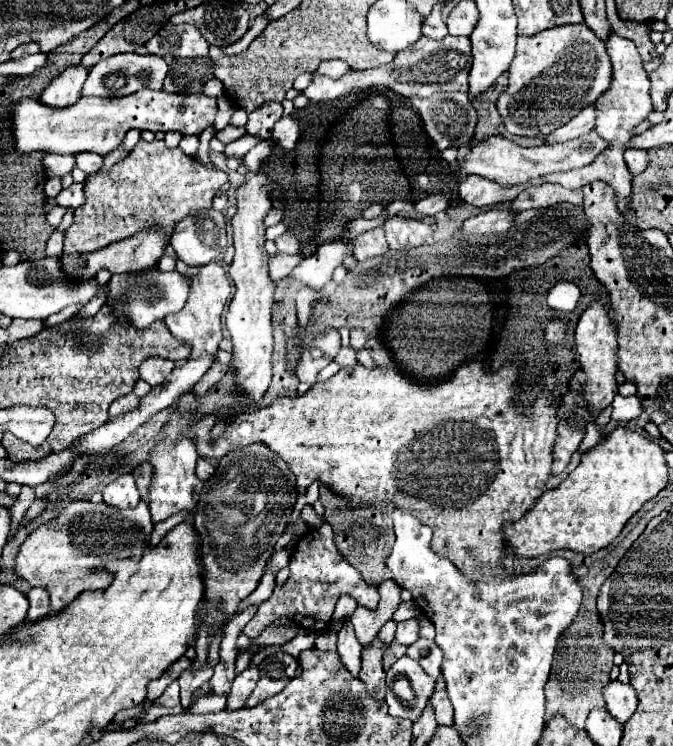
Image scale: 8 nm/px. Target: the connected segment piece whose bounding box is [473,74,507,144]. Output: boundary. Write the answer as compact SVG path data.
M503 74L501 80L497 80L491 90L487 90L487 94L483 94L479 100L473 102L475 110L477 110L477 126L475 126L475 140L473 144L481 142L483 138L489 138L493 134L499 132L499 126L501 126L501 116L497 112L497 98L499 94L503 92L503 88L507 88L507 74Z

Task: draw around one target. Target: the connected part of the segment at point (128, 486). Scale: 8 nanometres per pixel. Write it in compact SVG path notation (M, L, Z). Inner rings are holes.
M129 472L121 474L117 480L107 484L103 490L103 502L115 508L135 508L139 498L141 498L139 490Z

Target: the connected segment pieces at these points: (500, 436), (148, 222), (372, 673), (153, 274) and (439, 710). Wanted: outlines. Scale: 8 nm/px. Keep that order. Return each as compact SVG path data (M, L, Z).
M515 358L515 360L505 362L497 370L489 370L481 360L469 360L469 362L463 362L451 376L447 376L443 380L437 380L437 382L423 384L421 380L411 378L409 374L405 374L401 368L387 368L387 370L383 370L381 366L367 368L363 364L357 364L353 368L341 368L333 378L329 378L325 382L317 382L303 396L297 396L297 398L277 398L267 408L257 408L257 410L247 410L247 412L237 414L231 420L227 432L221 438L217 438L215 442L209 440L209 432L211 432L211 428L215 424L215 416L205 416L201 422L197 422L191 428L189 434L195 436L195 440L197 440L197 452L199 452L199 456L207 458L207 460L219 460L229 450L243 448L243 446L253 444L253 442L265 442L277 456L281 456L289 464L289 468L293 470L293 474L297 478L297 490L299 492L307 490L307 486L313 480L319 478L321 484L331 486L337 494L349 496L355 506L359 506L361 502L375 504L379 500L387 500L387 502L395 504L397 508L401 508L401 510L417 516L423 524L431 526L433 528L431 548L437 554L447 556L449 560L453 560L455 566L459 570L463 570L471 580L481 580L487 574L497 574L499 570L503 570L503 574L505 572L513 574L513 558L505 552L507 550L507 542L505 542L503 524L507 520L519 520L523 516L523 512L531 510L533 504L539 500L539 496L545 492L543 486L547 484L549 474L551 474L551 462L553 462L551 460L551 448L553 448L553 440L555 440L555 432L557 432L557 422L559 422L559 416L557 416L559 404L555 402L555 398L553 398L551 392L539 392L535 396L535 400L527 402L527 404L521 400L521 386L523 386L525 366L527 366L527 362L523 358Z
M139 140L131 154L113 164L109 172L89 176L87 200L75 210L75 220L65 232L63 254L95 252L147 226L161 226L171 232L183 216L211 208L211 198L227 180L227 172L207 168L183 154L181 148L167 148L163 140Z
M373 638L369 646L363 648L363 660L361 660L361 672L359 678L367 684L367 690L377 700L385 698L385 670L381 666L385 644L379 638Z
M147 270L147 272L125 272L125 274L113 274L107 282L107 306L117 314L119 320L125 320L127 324L143 330L149 328L155 320L163 320L167 314L179 312L185 306L185 300L189 296L189 278L173 272L161 272L161 270Z
M441 678L437 680L435 694L431 696L431 704L435 708L437 722L445 724L445 726L453 726L453 708L451 708L451 702L447 698L447 690L445 690L445 684L443 684Z

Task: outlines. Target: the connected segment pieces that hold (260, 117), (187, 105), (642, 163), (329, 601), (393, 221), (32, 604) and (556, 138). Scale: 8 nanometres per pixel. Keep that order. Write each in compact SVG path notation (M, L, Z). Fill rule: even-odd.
M265 102L263 106L259 106L257 110L253 110L249 114L247 120L247 132L257 136L259 140L269 140L271 138L271 130L273 124L283 116L283 108L279 102Z
M141 88L135 94L123 96L123 98L79 98L75 104L67 108L51 108L43 104L37 98L23 98L15 102L13 106L13 116L11 116L11 128L13 128L13 138L15 138L15 150L19 154L31 154L31 152L51 152L51 154L79 154L79 152L95 152L95 154L109 154L115 150L129 128L139 128L139 130L151 130L151 132L181 132L181 134L201 134L207 126L213 124L217 116L217 102L215 98L209 98L205 94L201 96L183 96L183 94L167 94L163 90L147 90Z
M627 148L625 162L633 174L639 174L647 166L647 152L643 152L641 148Z
M327 522L321 528L317 528L317 532L311 532L297 542L289 568L291 568L289 580L285 584L275 586L271 598L259 604L257 614L243 629L243 634L247 634L249 638L253 639L259 636L267 628L267 624L271 624L279 616L293 618L297 624L313 620L313 624L305 626L305 628L311 632L321 632L327 628L327 624L333 616L335 602L341 594L353 596L357 600L357 604L367 606L367 608L375 608L379 602L377 586L365 582L363 576L335 548L333 532Z
M393 216L385 222L385 236L391 248L417 248L423 246L431 236L433 228L425 220Z
M31 588L27 592L27 598L29 598L29 614L27 614L29 620L43 618L43 616L47 616L51 612L49 594L43 588Z
M595 104L587 106L587 108L585 108L579 116L575 116L571 122L567 122L565 126L561 126L561 128L557 128L553 134L549 134L549 136L547 136L547 142L567 142L567 140L571 140L571 138L577 138L577 136L583 136L583 134L591 132L593 126L595 126L595 118L597 118L595 112L597 112Z

